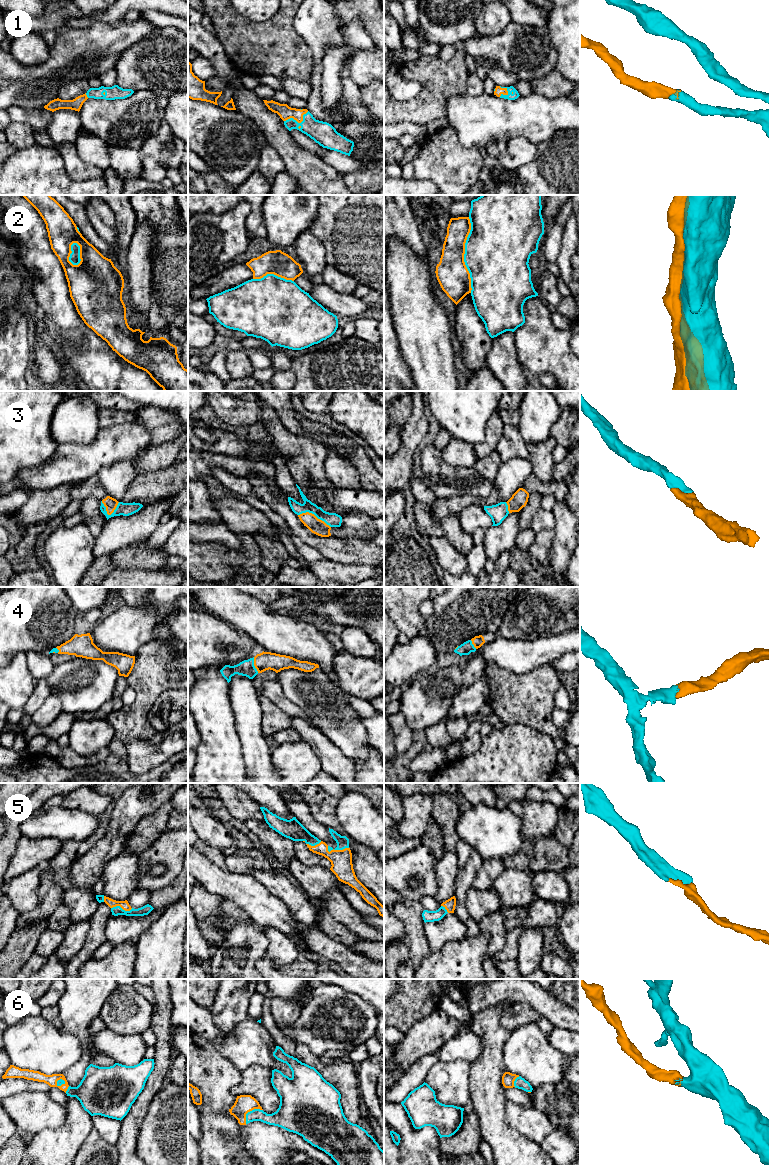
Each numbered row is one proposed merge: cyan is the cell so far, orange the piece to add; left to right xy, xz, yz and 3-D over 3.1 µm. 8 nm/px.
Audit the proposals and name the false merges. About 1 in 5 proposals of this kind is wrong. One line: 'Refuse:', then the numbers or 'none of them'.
Refuse: 2

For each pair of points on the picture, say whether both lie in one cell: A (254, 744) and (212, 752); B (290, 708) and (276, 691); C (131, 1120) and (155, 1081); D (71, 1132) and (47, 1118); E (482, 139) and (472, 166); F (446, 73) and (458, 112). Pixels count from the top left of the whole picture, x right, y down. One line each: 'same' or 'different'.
A: different
B: same
C: same
D: different
E: different
F: different

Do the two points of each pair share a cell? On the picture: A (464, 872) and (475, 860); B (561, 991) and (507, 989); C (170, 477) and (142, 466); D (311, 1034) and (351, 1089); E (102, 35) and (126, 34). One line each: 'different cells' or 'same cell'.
A: same cell
B: different cells
C: different cells
D: different cells
E: same cell

